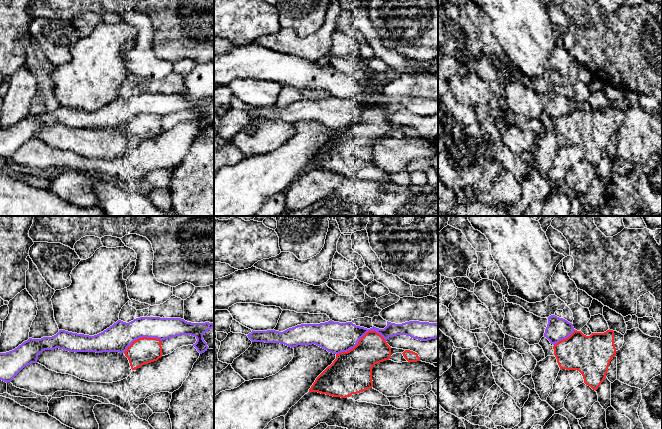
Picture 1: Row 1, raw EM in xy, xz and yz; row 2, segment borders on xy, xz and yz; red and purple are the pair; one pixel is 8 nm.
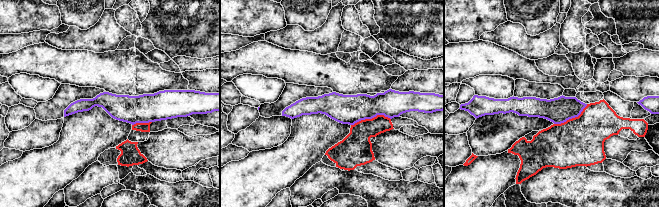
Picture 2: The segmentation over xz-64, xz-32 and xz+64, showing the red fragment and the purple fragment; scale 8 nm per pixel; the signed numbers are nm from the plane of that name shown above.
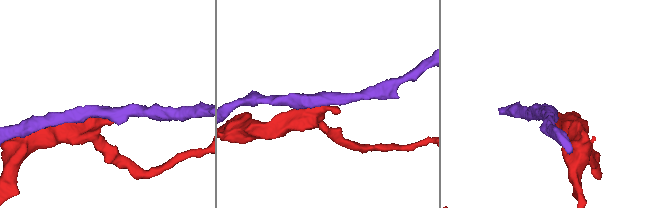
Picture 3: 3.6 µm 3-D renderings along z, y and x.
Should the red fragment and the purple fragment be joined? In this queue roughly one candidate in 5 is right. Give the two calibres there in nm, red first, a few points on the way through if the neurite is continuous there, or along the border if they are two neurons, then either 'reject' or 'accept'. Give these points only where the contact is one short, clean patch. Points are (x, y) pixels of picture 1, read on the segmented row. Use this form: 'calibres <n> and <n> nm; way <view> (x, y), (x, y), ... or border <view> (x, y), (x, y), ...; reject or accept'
calibres 300 and 240 nm; reject

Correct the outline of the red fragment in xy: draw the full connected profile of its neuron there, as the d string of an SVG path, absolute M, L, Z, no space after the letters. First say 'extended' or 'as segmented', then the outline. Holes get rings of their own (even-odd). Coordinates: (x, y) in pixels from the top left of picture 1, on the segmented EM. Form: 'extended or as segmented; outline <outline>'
as segmented; outline M139 338L124 352L131 369L135 370L144 364L157 361L162 357L162 341L157 338Z

